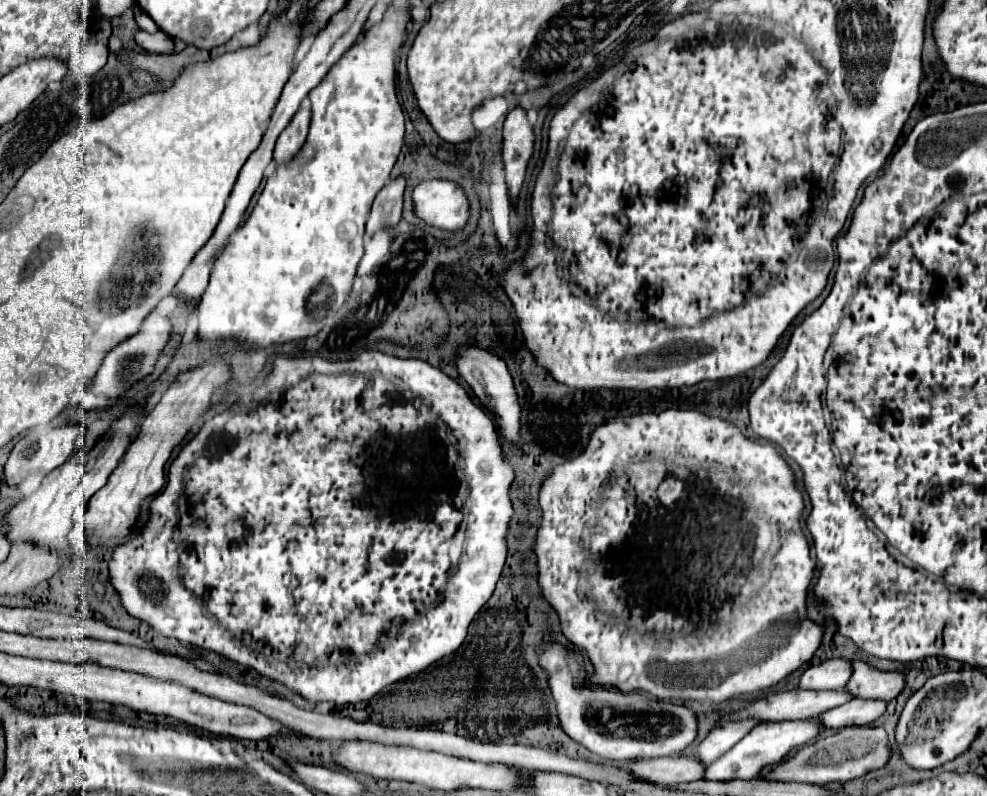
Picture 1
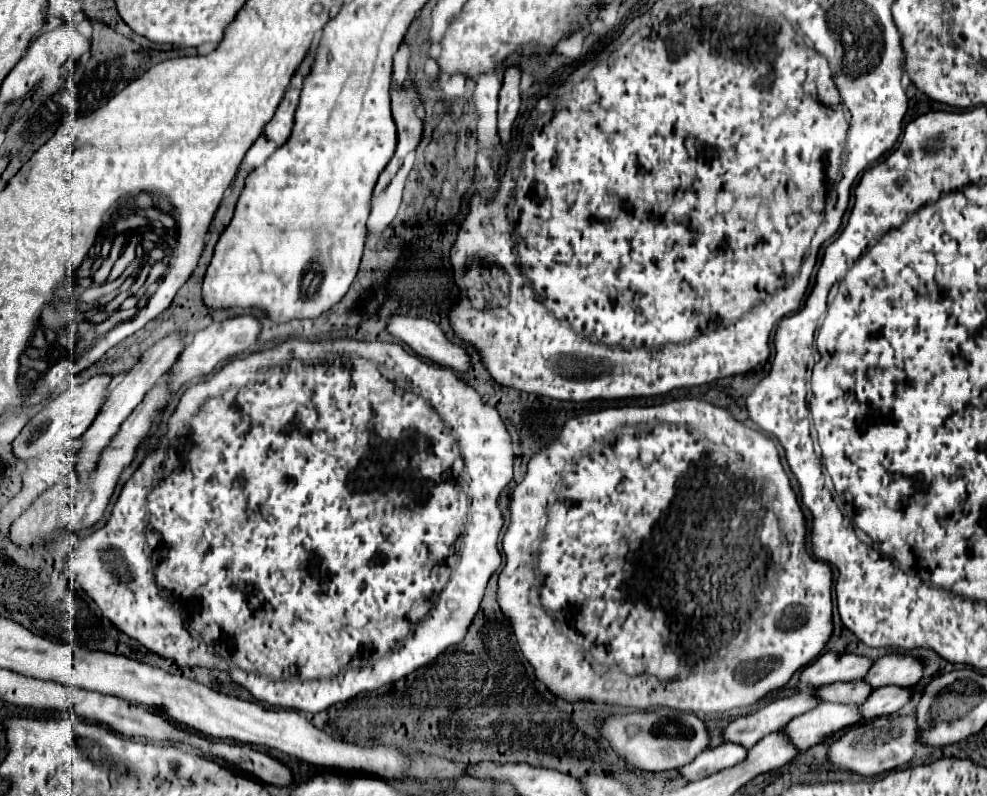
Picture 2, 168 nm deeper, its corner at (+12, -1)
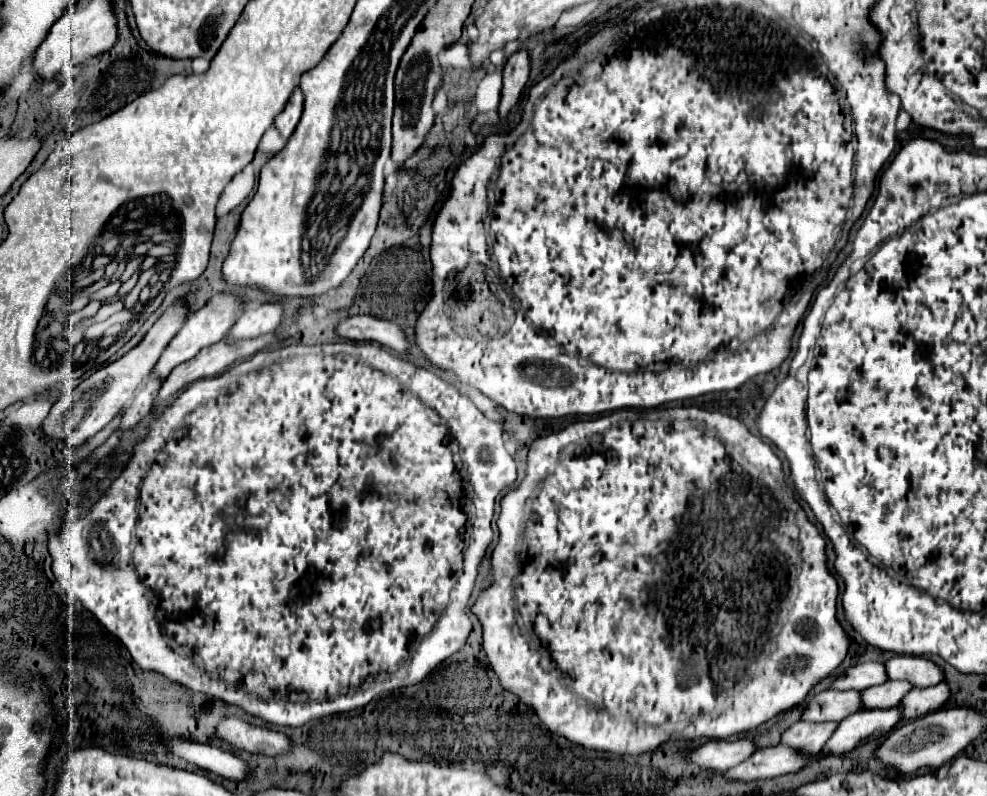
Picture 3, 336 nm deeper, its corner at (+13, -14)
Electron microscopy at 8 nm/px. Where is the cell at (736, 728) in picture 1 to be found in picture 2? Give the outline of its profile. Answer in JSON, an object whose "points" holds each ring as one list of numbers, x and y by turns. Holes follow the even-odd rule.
{"points":[[812,691,796,693,794,697,786,697,786,699,776,699,756,713,730,721,722,729,722,739,750,749,754,747,754,743,774,733,778,727,786,725,792,717,810,711,814,705,816,701,814,701]]}

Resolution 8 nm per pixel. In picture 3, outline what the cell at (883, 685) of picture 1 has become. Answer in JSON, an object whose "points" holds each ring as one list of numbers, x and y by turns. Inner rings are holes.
{"points":[[893,656,887,664,889,680,909,680,917,688,927,688,943,682,943,668,921,656]]}

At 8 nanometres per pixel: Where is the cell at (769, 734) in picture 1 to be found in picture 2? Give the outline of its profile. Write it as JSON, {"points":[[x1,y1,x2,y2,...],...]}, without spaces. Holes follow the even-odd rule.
{"points":[[822,703,816,705,812,711,796,715,790,723,778,729,780,735,786,735,798,751,806,751,816,743,822,743,830,735,850,725,860,723,860,715,854,705,836,705,836,703]]}

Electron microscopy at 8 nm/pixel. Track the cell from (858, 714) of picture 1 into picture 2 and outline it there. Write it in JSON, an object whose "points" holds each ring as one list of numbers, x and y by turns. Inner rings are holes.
{"points":[[880,687,870,693,870,697,858,705,860,717,864,721,892,715,910,699,910,689,902,687]]}

